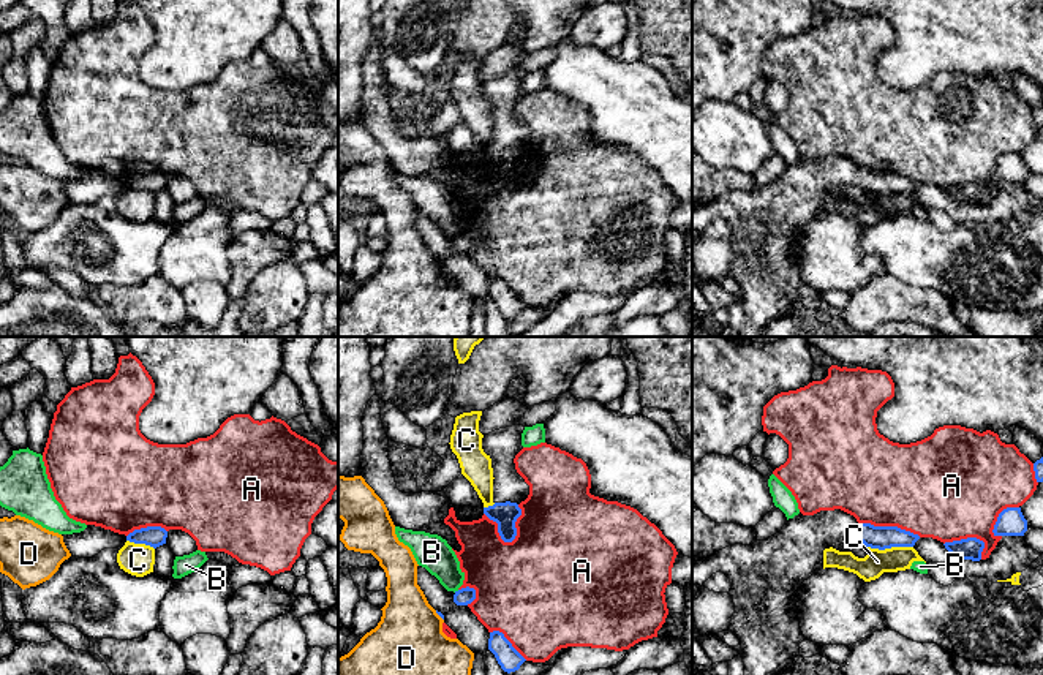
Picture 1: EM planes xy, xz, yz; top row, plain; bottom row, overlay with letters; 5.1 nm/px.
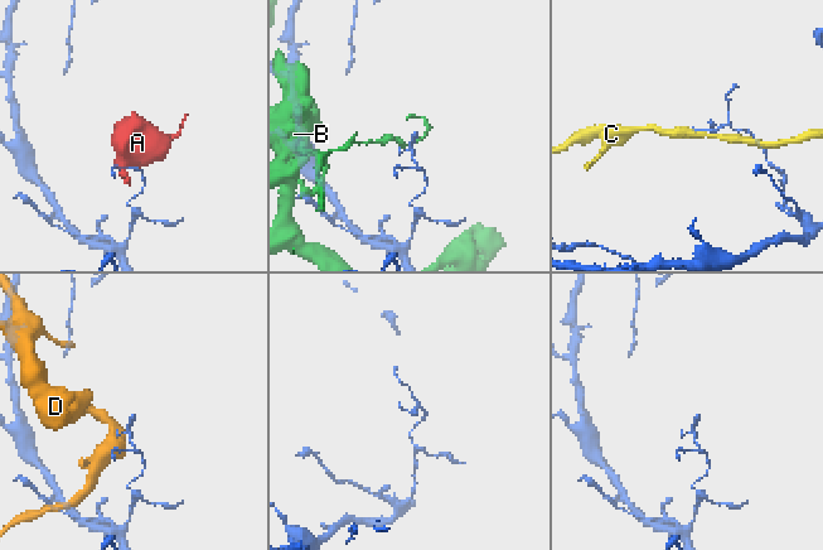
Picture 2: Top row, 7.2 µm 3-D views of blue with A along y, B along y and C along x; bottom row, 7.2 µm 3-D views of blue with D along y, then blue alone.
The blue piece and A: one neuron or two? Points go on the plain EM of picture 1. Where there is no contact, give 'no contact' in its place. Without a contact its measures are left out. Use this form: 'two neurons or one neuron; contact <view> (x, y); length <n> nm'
two neurons; contact xz (498, 177); length 220 nm

